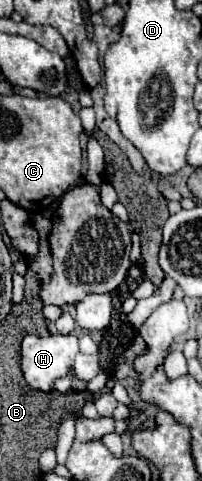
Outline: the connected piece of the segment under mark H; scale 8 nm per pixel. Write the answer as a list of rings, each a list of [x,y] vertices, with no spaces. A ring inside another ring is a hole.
[[[27,335],[21,343],[21,369],[25,381],[39,391],[51,391],[55,379],[69,373],[77,353],[75,335]]]

